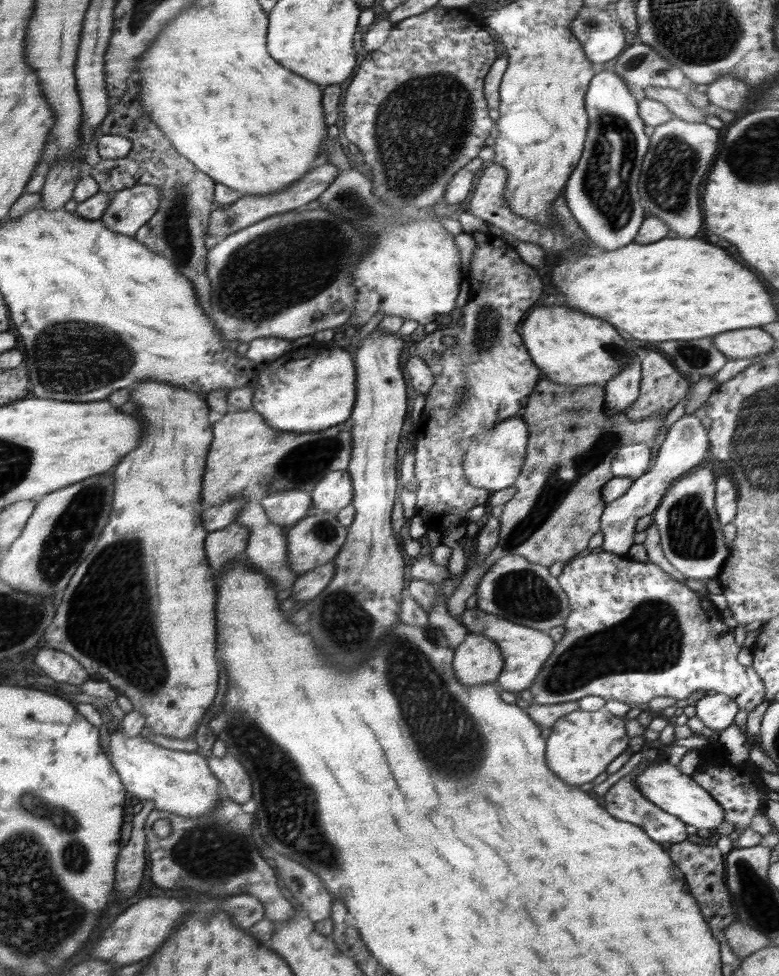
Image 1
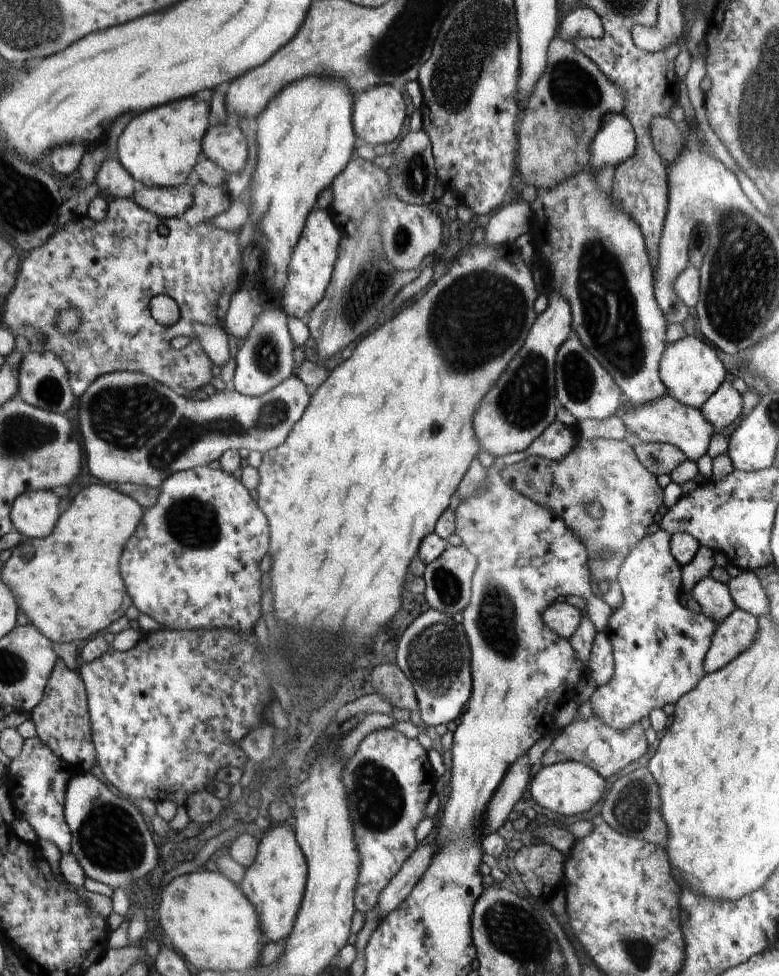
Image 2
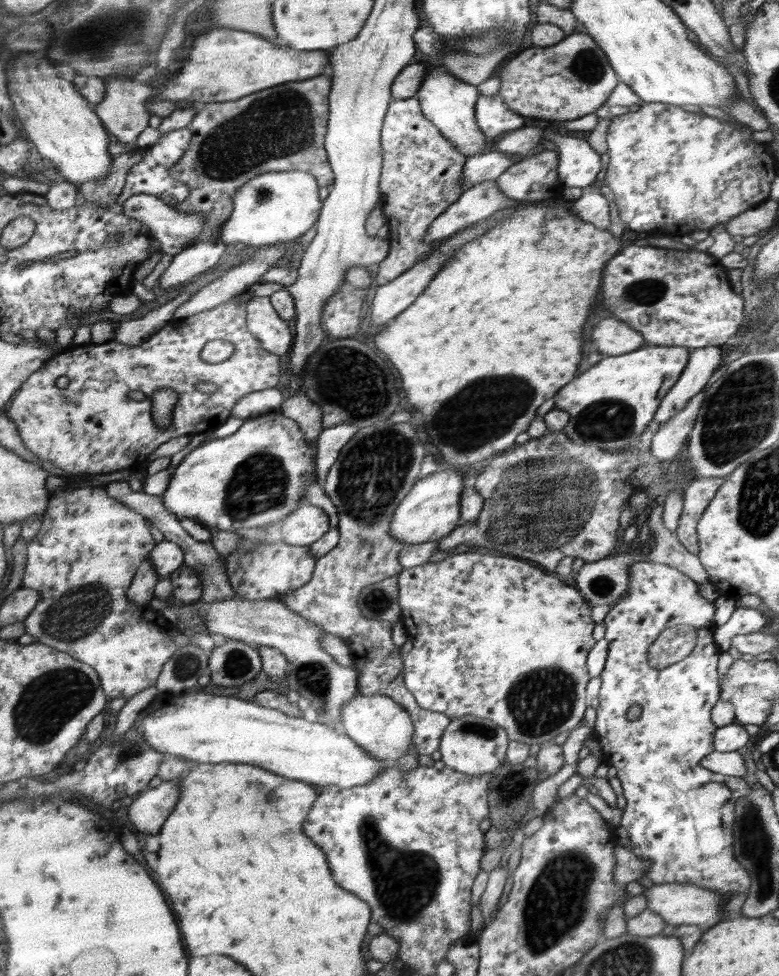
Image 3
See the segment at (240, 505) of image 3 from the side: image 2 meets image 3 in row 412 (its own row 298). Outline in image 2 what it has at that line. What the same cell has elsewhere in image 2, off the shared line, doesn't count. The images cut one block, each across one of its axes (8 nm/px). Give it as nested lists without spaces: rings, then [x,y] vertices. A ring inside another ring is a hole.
[[[306,77],[301,81],[296,81],[292,84],[286,85],[277,95],[269,101],[266,108],[255,118],[253,121],[254,134],[257,136],[258,146],[258,160],[257,166],[251,176],[251,201],[249,202],[249,218],[255,224],[255,236],[252,241],[262,252],[261,254],[261,269],[256,273],[254,278],[254,284],[258,290],[266,294],[266,300],[269,303],[276,303],[279,305],[279,301],[282,298],[282,292],[285,289],[288,280],[288,269],[290,259],[297,245],[298,239],[302,234],[307,216],[309,212],[317,206],[318,196],[322,194],[326,188],[330,188],[333,180],[346,168],[346,165],[352,158],[352,152],[354,152],[354,141],[356,140],[354,128],[352,126],[352,111],[353,111],[354,98],[349,91],[349,88],[342,81],[334,81],[333,79],[320,78],[320,77]]]

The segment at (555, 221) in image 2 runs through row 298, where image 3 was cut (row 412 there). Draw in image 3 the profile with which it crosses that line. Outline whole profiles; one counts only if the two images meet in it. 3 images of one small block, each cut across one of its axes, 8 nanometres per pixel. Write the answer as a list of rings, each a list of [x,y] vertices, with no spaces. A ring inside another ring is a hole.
[[[645,345],[630,354],[610,356],[588,368],[582,376],[568,382],[555,398],[555,408],[569,414],[568,424],[563,428],[566,436],[575,443],[614,452],[626,450],[653,421],[659,404],[680,378],[689,359],[689,349],[683,346]]]

